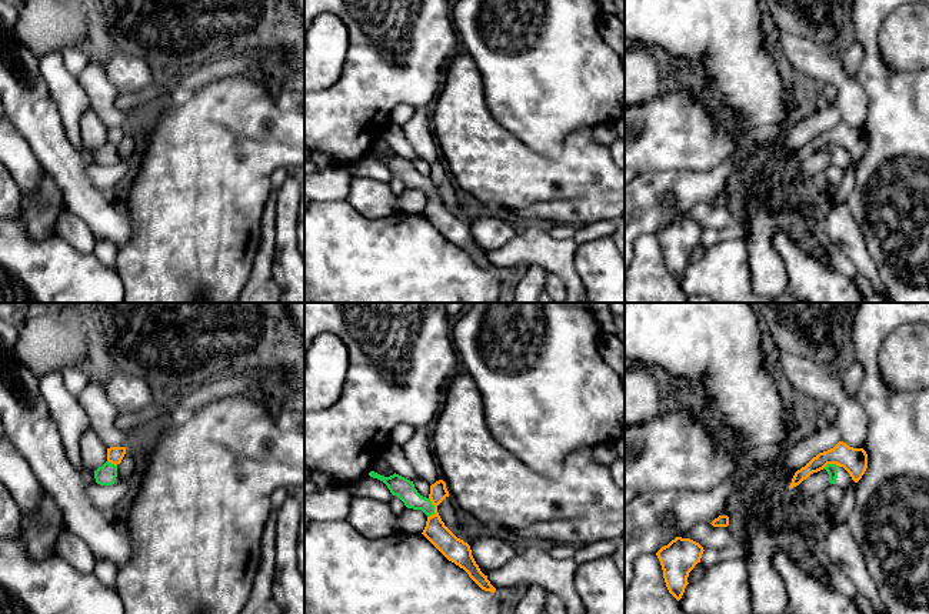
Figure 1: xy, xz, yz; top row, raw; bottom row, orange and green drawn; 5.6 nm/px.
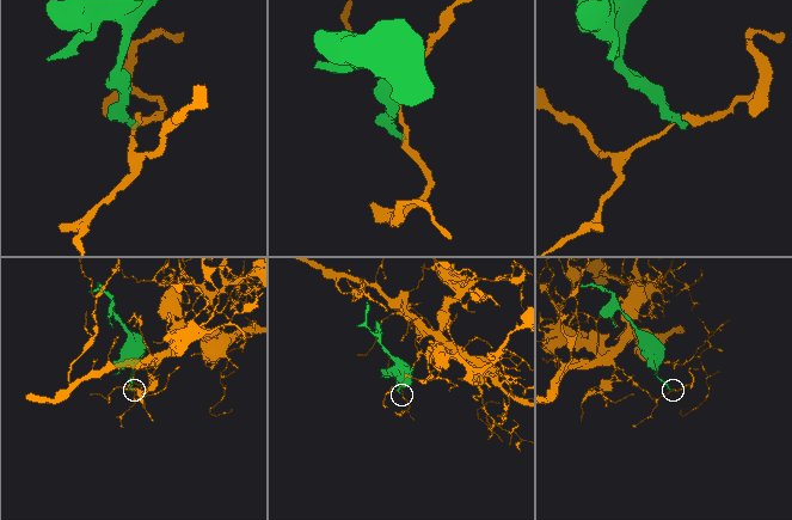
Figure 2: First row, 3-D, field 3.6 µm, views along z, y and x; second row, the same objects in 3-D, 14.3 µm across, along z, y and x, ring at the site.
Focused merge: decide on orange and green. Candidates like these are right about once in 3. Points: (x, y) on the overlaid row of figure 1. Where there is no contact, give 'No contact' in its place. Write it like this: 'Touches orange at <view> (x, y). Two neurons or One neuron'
Touches orange at xz (435, 509). Two neurons

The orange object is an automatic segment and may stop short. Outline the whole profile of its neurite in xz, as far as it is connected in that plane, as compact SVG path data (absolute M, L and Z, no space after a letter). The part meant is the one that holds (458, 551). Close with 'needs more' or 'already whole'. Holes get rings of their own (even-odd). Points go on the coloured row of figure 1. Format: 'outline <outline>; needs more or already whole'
outline M443 480L430 485L429 498L434 505L434 514L427 517L423 535L452 563L463 568L469 577L485 591L495 593L496 588L487 580L476 564L470 545L457 538L442 521L437 505L449 497L446 483Z; already whole

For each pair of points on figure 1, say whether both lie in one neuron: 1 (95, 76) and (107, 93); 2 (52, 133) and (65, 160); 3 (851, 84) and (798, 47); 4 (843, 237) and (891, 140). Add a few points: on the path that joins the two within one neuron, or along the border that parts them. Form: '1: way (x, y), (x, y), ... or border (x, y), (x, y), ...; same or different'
1: way (95, 80), (103, 89); same
2: way (52, 140), (52, 147), (57, 153); same
3: way (838, 77), (825, 66), (811, 59); same
4: border (845, 202), (859, 227), (866, 249); different

